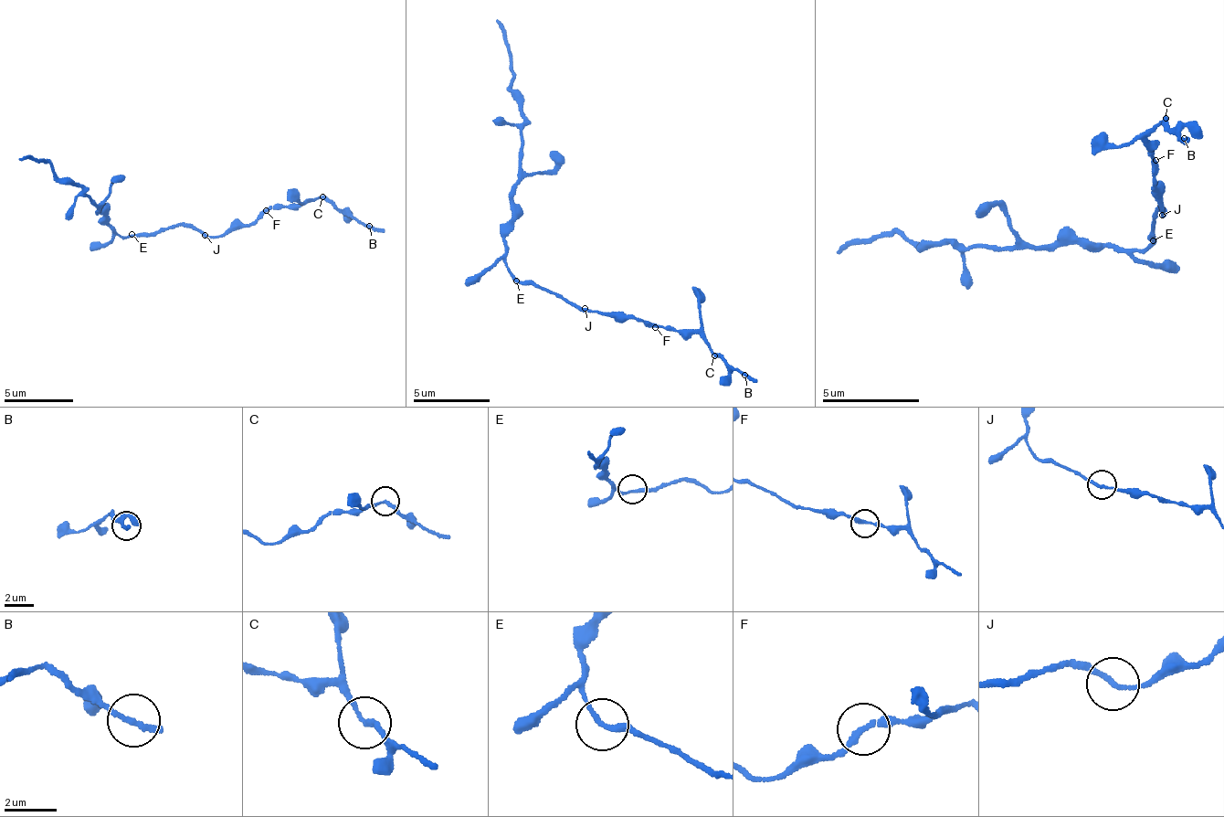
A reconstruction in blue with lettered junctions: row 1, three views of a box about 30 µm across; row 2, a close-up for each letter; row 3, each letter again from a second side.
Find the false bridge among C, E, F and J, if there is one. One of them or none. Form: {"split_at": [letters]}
{"split_at": ["C"]}

